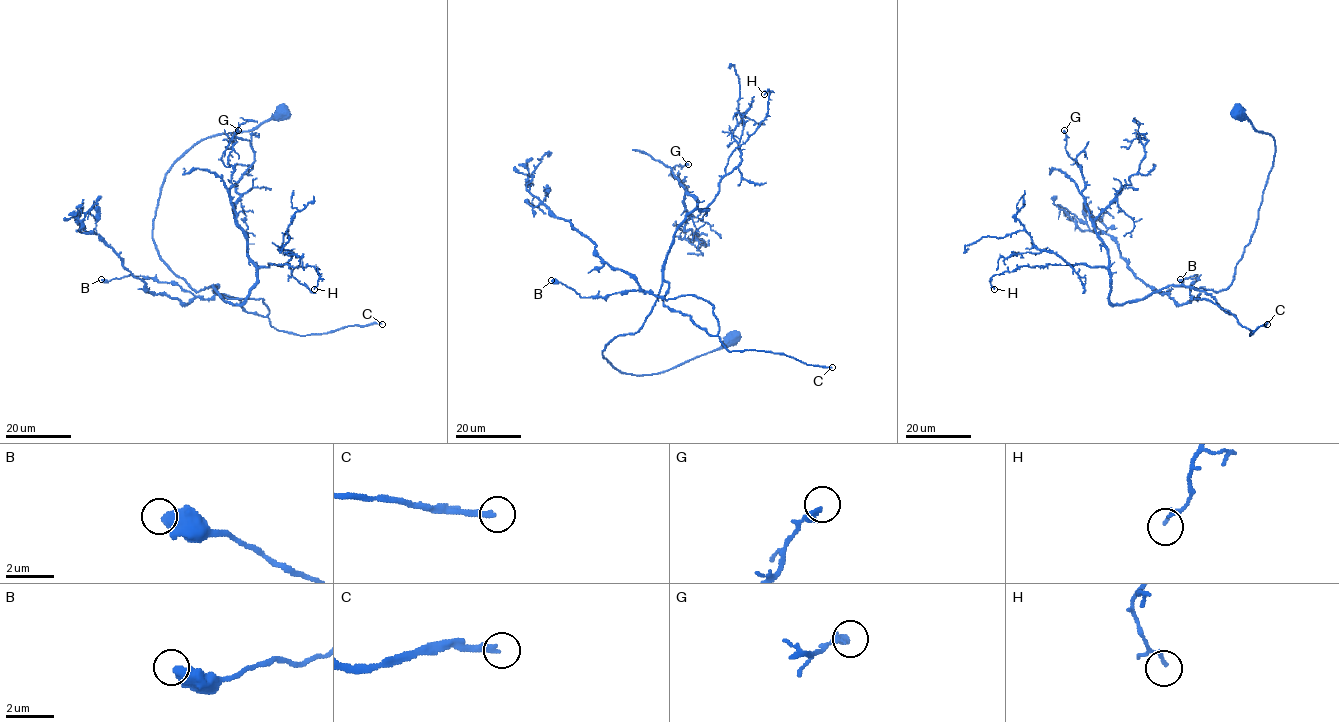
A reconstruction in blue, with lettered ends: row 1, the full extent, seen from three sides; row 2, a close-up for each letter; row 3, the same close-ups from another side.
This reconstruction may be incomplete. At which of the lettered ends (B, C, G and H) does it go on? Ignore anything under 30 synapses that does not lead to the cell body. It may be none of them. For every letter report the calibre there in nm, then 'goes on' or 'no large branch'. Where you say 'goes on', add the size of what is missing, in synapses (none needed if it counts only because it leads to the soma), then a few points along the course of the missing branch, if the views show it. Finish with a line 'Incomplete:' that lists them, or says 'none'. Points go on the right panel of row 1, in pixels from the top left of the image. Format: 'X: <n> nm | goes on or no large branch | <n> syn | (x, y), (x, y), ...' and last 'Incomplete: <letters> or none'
B: 550 nm | no large branch
C: 260 nm | goes on | 250 syn | (1267, 324), (1206, 280), (1166, 277), (1155, 250), (1103, 233), (1069, 196), (1074, 189), (1061, 197)
G: 240 nm | no large branch
H: 120 nm | no large branch
Incomplete: C

